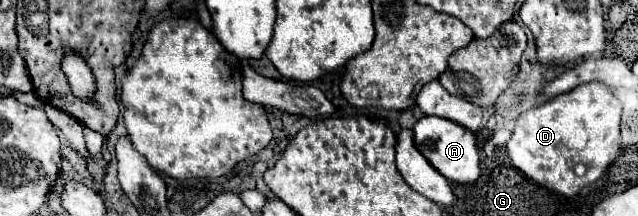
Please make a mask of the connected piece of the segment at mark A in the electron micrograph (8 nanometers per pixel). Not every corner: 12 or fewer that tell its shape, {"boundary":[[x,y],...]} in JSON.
{"boundary":[[424,115],[418,151],[448,181],[482,175],[476,135],[454,121]]}

